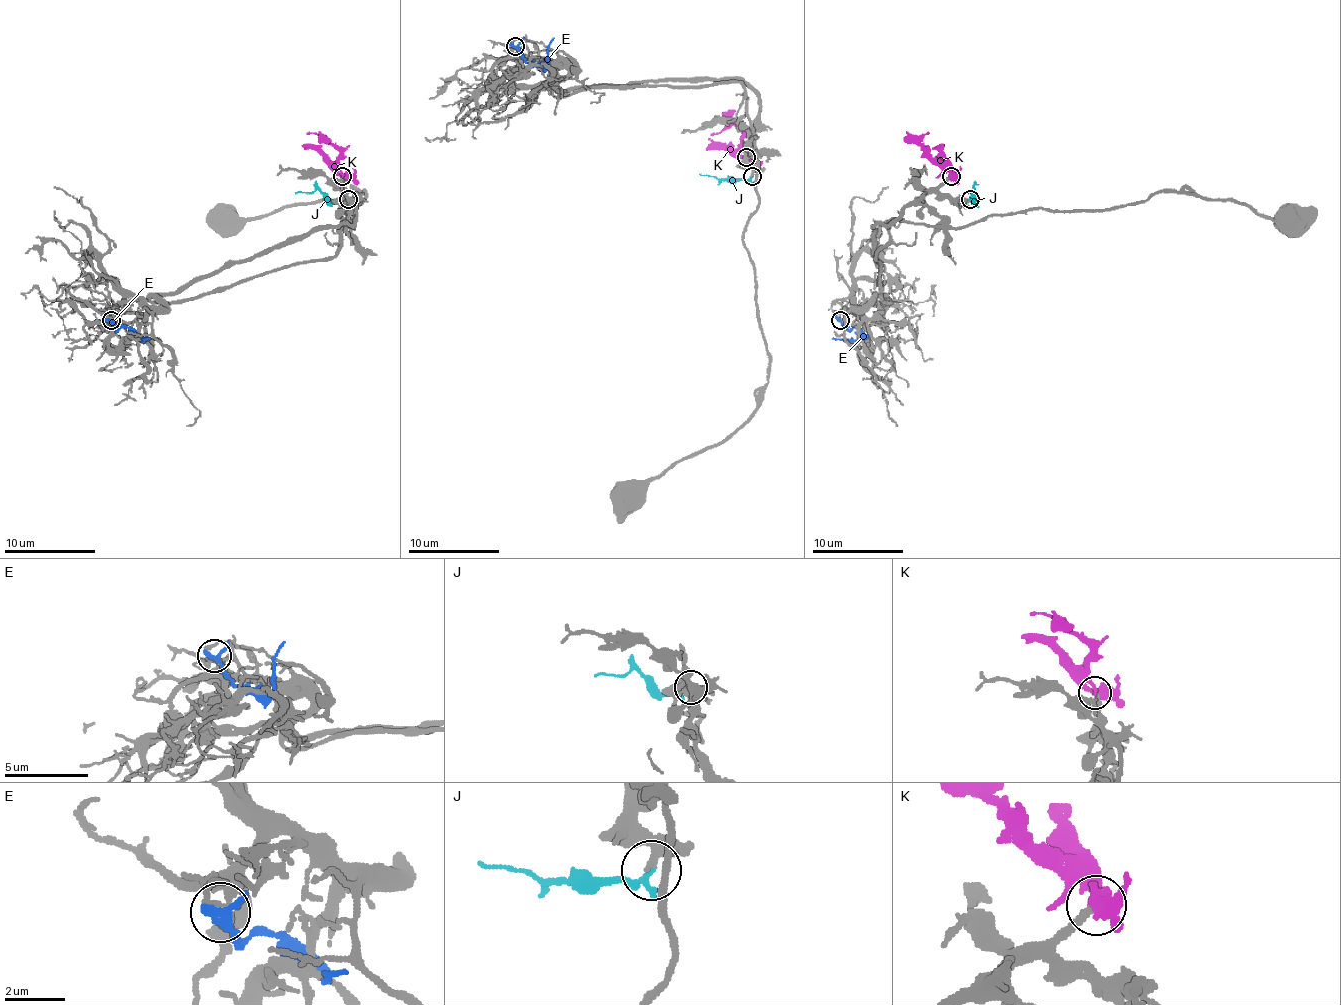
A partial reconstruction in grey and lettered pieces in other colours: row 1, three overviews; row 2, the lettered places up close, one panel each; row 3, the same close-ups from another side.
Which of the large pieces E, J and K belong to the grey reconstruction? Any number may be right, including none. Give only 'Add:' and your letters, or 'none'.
Add: K

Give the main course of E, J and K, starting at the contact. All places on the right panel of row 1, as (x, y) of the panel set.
E: (839, 320), (851, 329), (855, 327), (860, 338), (832, 338)
J: (970, 198), (972, 203), (972, 189), (967, 194)
K: (951, 176), (919, 144), (926, 132), (928, 134)

